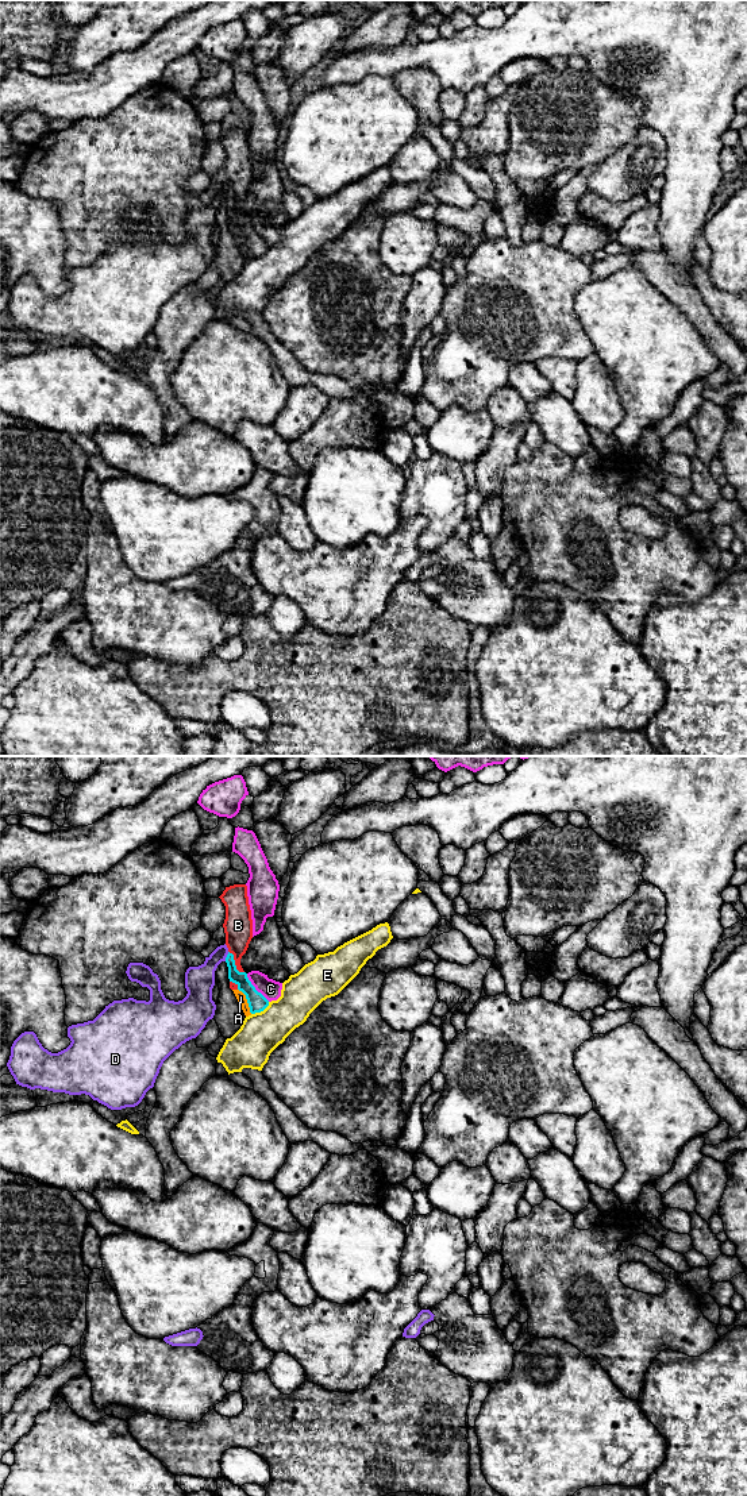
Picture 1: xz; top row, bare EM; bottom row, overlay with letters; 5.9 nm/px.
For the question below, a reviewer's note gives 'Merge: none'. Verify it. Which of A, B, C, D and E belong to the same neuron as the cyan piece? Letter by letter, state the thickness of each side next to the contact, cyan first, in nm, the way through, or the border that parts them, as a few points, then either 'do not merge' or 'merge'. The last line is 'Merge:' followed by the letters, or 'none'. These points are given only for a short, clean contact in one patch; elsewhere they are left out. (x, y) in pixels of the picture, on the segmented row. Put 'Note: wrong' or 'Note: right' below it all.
A: 110/60 nm | do not merge
B: 90/180 nm | along xz (228, 951), (233, 955), (235, 967), (243, 972) | do not merge
C: 110/120 nm | do not merge
D: 80/180 nm | along xz (228, 952), (224, 960) | do not merge
E: 110/240 nm | along xz (269, 1002), (262, 1010), (251, 1014) | do not merge
Merge: none
Note: right

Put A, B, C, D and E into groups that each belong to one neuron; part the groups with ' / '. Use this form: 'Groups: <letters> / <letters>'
Groups: A B / C / D / E

